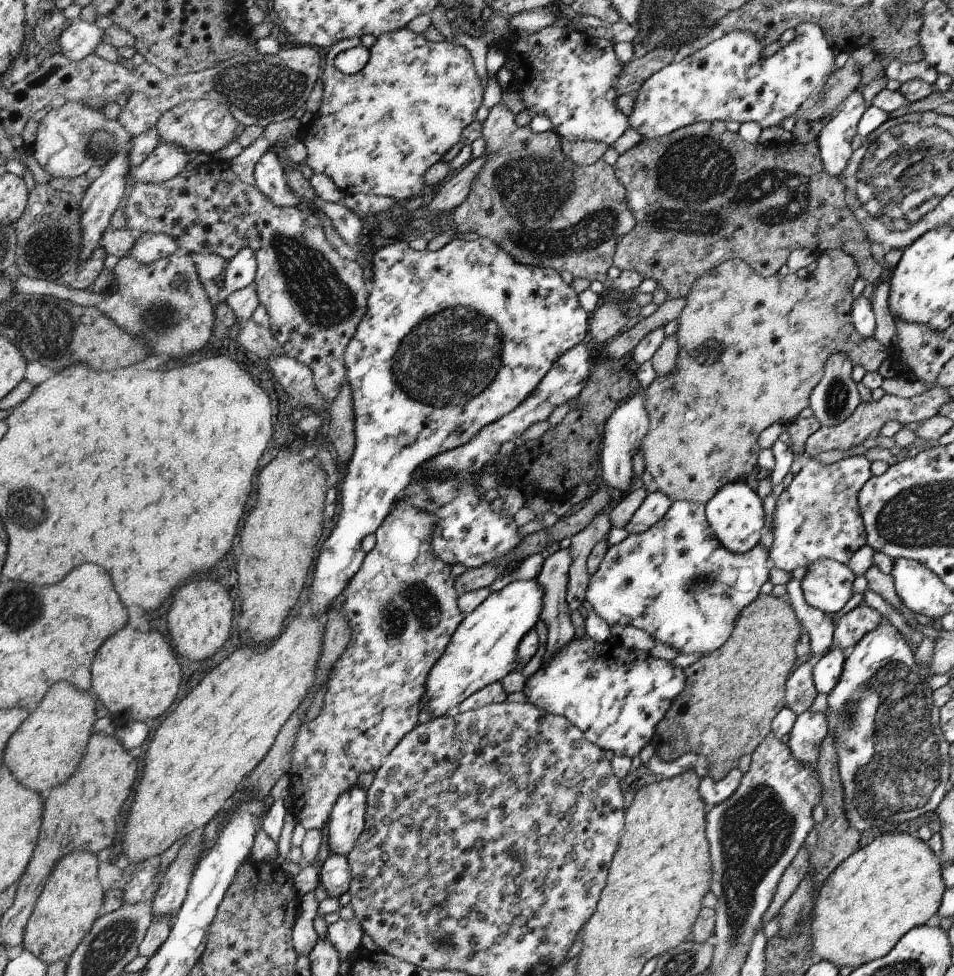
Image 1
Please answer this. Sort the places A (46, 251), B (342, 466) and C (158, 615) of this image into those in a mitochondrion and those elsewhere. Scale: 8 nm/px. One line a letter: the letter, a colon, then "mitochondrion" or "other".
A: mitochondrion
B: other
C: other

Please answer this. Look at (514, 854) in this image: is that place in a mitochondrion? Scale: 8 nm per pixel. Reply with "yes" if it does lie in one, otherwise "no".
no

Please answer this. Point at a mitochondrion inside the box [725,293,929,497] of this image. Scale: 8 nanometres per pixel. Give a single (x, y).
(836, 397)

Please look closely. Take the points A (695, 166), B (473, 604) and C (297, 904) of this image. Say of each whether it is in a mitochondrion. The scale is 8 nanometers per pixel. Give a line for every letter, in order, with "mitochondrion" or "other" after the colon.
A: mitochondrion
B: other
C: other

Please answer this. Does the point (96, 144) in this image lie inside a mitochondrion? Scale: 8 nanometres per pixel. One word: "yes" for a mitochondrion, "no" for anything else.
yes

